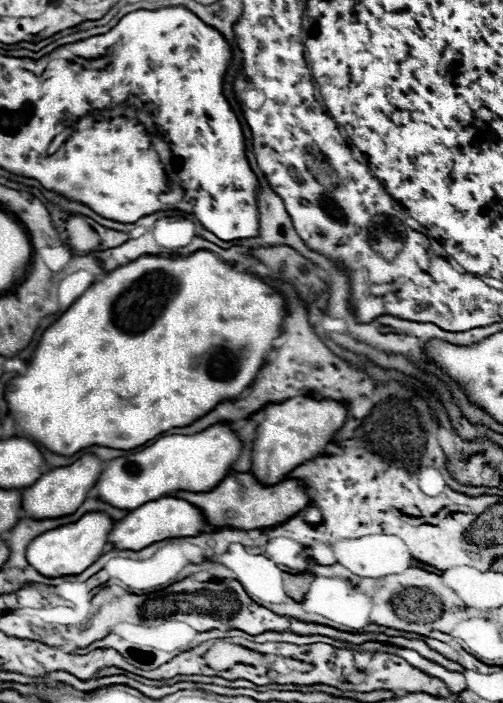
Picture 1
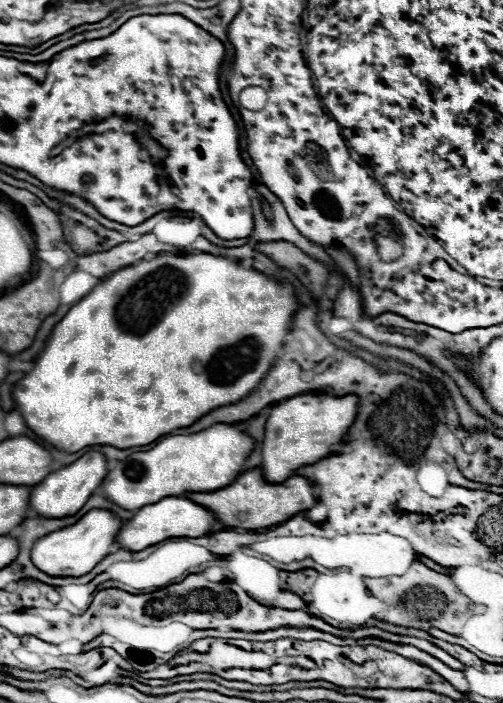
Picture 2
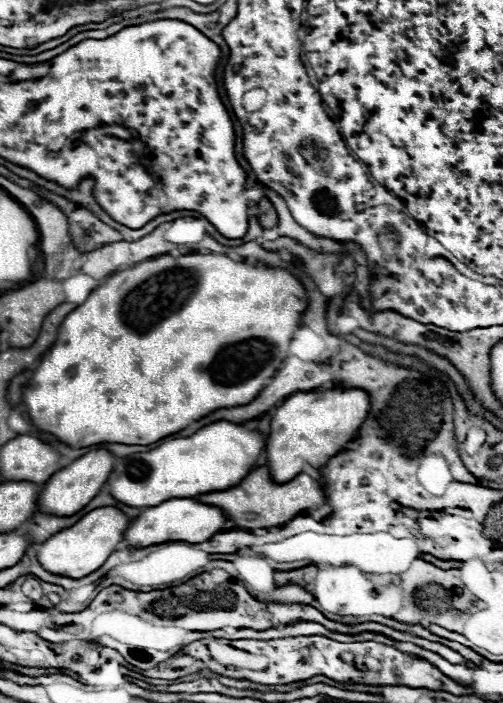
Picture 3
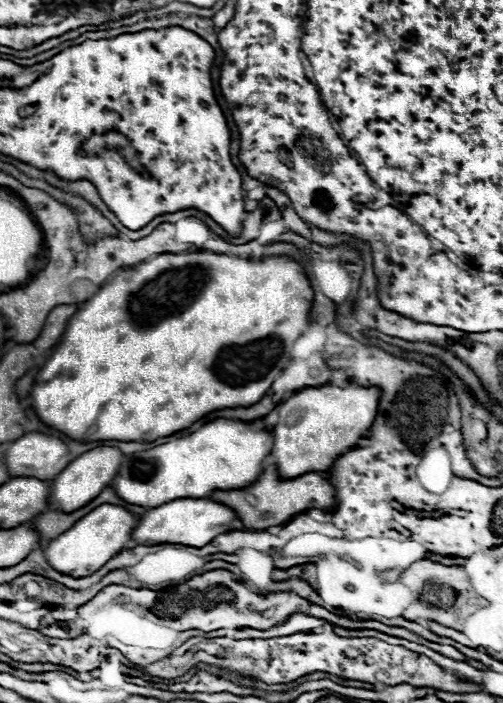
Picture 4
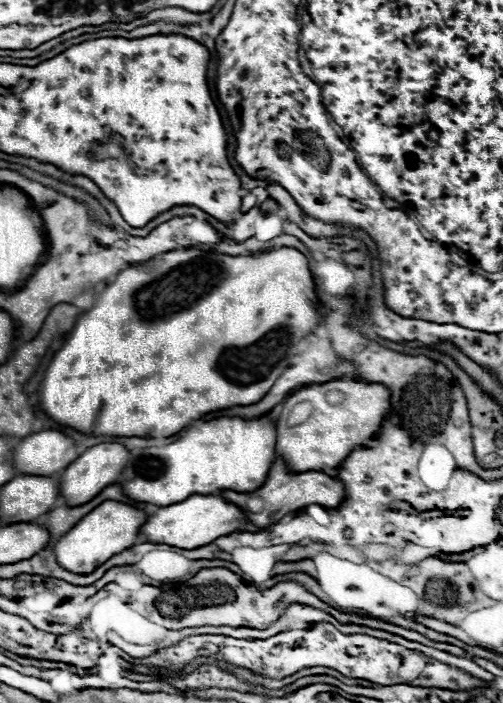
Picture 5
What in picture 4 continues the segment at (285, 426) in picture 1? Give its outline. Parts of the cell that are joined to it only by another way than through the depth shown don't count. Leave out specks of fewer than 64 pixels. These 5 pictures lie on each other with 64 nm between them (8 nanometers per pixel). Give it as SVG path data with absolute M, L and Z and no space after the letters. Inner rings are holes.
M358 384L346 386L316 386L302 388L294 396L290 396L280 408L280 420L274 426L274 446L272 458L278 466L282 478L296 478L304 472L324 472L328 470L342 454L352 450L360 438L372 428L380 404L378 388L364 388ZM294 408L304 408L302 420L288 426L286 418Z

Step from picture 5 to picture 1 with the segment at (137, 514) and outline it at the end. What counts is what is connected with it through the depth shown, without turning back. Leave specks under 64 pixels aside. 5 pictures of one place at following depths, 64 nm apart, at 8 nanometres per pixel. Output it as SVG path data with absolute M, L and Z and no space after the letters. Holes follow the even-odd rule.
M88 512L74 524L66 524L36 536L36 540L32 540L26 550L26 558L38 572L44 572L44 576L50 578L82 574L104 554L104 546L108 544L108 534L112 526L114 522L106 512Z

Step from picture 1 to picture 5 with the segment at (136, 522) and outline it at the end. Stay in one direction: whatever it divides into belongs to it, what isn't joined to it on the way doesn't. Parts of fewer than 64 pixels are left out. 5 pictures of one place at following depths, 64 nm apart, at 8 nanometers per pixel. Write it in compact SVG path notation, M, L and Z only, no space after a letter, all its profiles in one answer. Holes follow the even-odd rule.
M192 494L190 498L186 498L180 504L170 504L170 506L158 508L158 512L146 520L140 534L146 540L158 542L158 544L168 544L168 546L192 550L192 548L206 546L220 536L228 536L232 532L246 532L250 526L252 526L252 522L246 518L246 514L238 506L226 502L222 496L218 496L218 494L208 494L208 496L206 494Z

